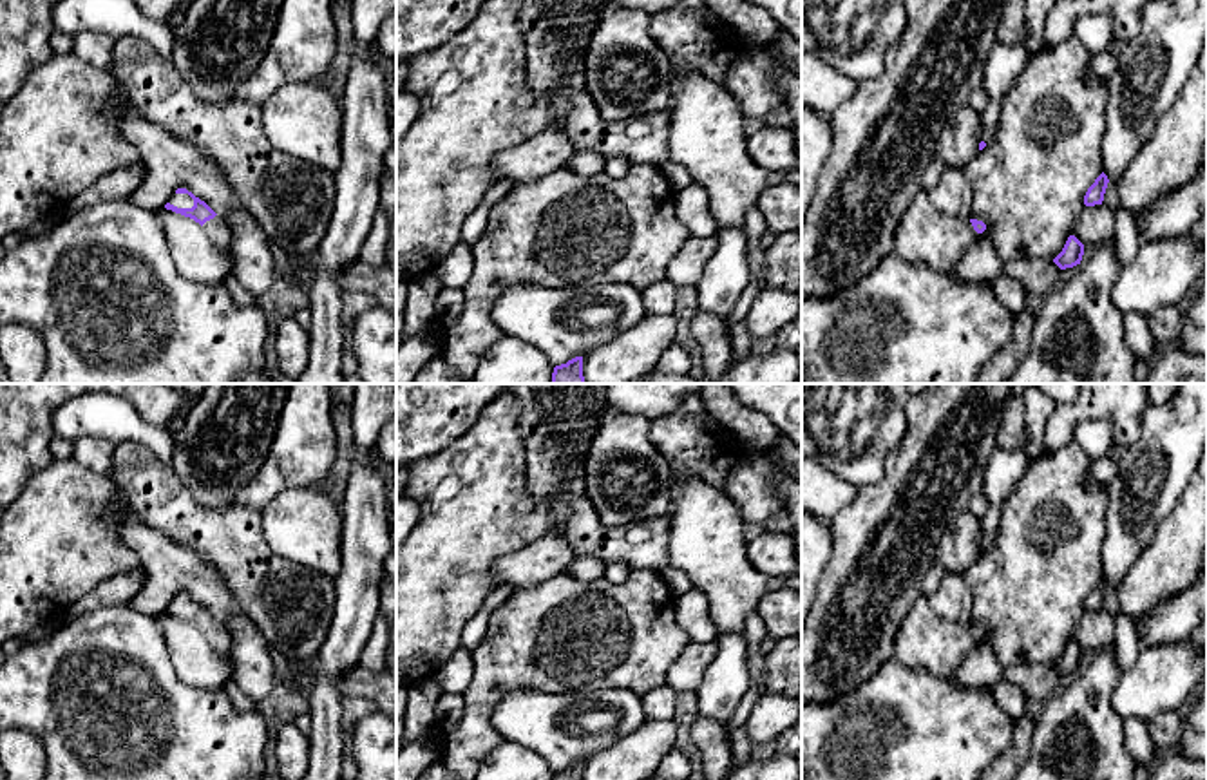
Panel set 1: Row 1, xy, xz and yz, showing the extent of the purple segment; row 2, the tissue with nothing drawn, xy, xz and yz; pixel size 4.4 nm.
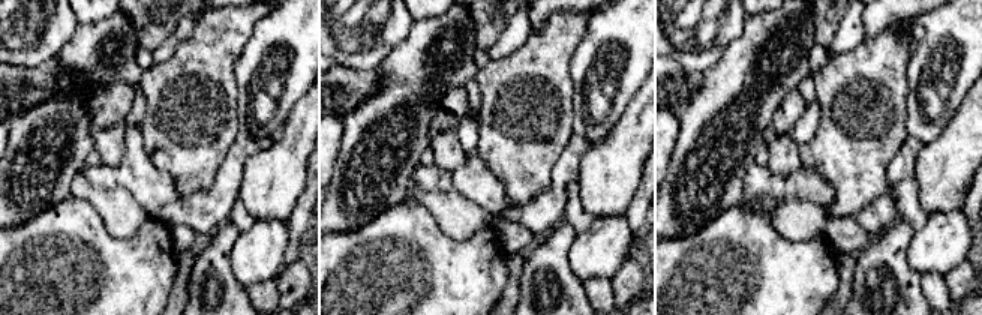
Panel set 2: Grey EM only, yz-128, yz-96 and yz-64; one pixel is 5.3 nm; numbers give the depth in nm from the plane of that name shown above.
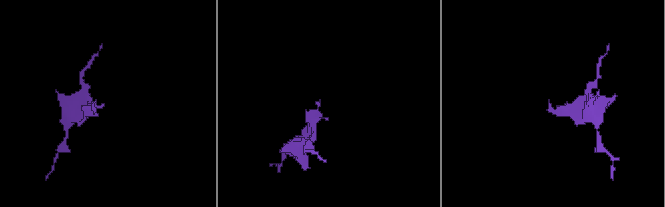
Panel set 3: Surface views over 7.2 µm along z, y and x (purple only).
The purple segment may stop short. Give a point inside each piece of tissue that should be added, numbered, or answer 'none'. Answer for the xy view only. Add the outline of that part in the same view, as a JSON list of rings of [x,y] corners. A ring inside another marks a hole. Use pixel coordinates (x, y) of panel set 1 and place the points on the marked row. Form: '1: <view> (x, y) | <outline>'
1: xy (178, 199) | [[[174,194],[168,203],[177,208],[192,208],[194,206],[194,199],[188,194]]]

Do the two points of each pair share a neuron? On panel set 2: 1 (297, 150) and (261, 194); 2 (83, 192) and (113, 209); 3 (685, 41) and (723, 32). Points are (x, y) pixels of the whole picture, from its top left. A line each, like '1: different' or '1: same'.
1: same
2: same
3: same

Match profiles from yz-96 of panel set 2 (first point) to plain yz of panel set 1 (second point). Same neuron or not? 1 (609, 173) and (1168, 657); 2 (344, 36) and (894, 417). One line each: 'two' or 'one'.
1: two
2: one

